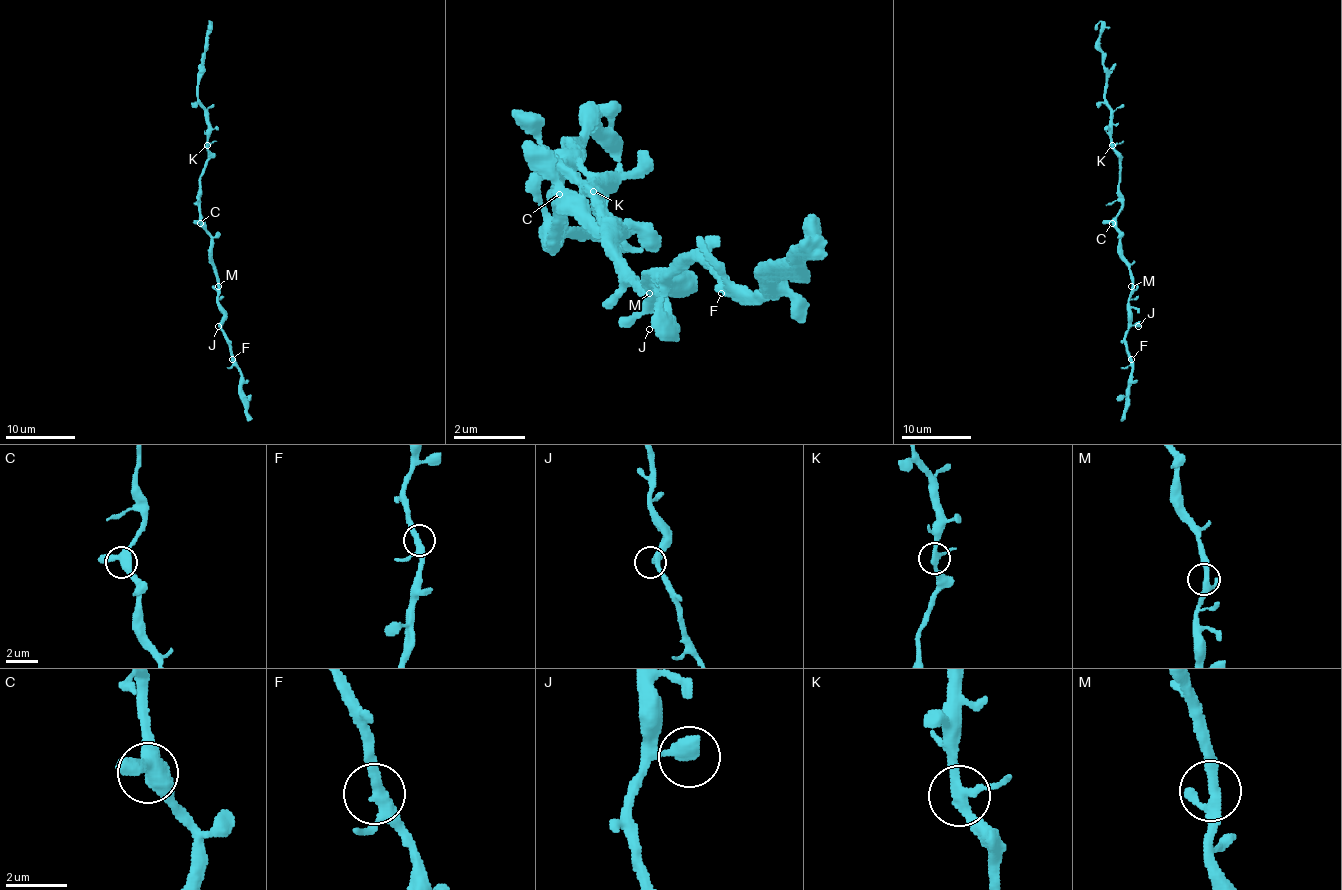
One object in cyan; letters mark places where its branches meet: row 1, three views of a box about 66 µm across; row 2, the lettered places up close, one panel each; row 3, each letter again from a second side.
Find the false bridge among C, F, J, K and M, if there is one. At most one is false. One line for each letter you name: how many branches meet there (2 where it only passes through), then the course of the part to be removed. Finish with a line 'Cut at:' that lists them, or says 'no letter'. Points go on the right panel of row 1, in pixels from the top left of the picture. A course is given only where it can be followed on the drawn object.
Cut at: no letter

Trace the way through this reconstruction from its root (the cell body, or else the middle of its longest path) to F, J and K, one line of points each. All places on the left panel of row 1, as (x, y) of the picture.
F: (204, 220), (204, 230), (211, 237), (211, 263), (216, 270), (218, 300), (223, 314), (221, 331), (232, 359)
J: (204, 220), (204, 230), (211, 237), (211, 263), (216, 270), (218, 300), (223, 314), (223, 321), (218, 326)
K: (204, 220), (200, 214), (200, 174), (207, 159), (207, 145)

